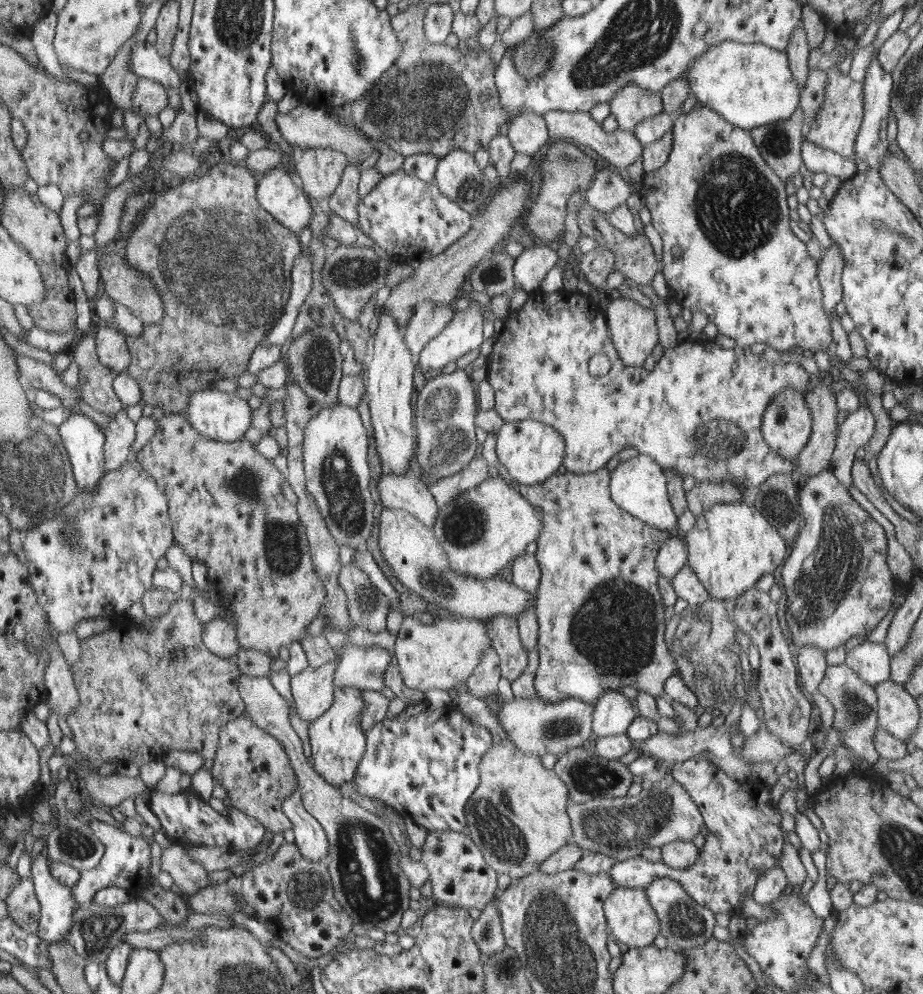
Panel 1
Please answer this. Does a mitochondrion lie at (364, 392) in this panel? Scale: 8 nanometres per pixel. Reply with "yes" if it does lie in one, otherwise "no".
no

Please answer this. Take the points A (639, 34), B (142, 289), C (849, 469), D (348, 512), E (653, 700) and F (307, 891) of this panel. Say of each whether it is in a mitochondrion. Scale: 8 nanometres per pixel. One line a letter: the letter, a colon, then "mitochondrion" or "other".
A: mitochondrion
B: mitochondrion
C: other
D: mitochondrion
E: other
F: mitochondrion

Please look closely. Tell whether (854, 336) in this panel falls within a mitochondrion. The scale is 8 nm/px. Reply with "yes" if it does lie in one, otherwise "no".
no

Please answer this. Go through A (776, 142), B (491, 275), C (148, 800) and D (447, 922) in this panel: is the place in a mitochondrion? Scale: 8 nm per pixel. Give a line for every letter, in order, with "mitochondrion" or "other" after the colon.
A: mitochondrion
B: mitochondrion
C: other
D: other

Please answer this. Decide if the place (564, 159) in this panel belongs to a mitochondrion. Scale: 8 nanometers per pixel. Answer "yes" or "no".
yes

